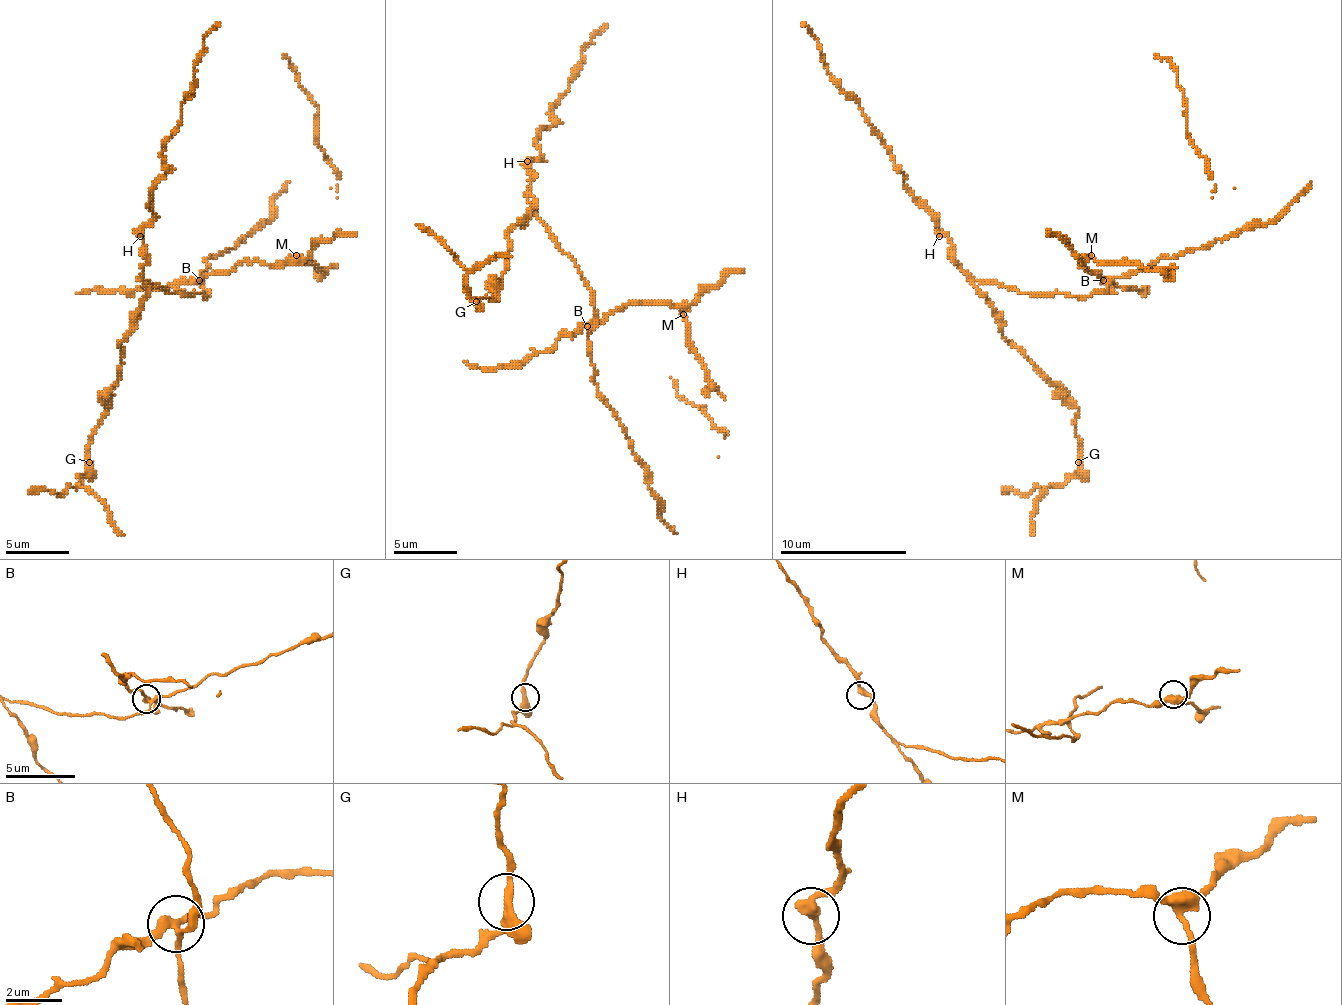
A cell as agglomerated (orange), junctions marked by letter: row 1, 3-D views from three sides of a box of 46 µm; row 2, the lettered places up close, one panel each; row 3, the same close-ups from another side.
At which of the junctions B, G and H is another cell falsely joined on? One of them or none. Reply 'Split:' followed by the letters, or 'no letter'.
Split: B

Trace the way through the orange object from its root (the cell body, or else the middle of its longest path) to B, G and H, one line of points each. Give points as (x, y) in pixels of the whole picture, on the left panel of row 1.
B: (207, 293), (200, 280)
G: (207, 293), (143, 283), (146, 296), (121, 344), (121, 376), (92, 436), (89, 462)
H: (207, 293), (172, 293), (143, 283), (140, 274), (146, 261), (146, 245), (140, 236)

